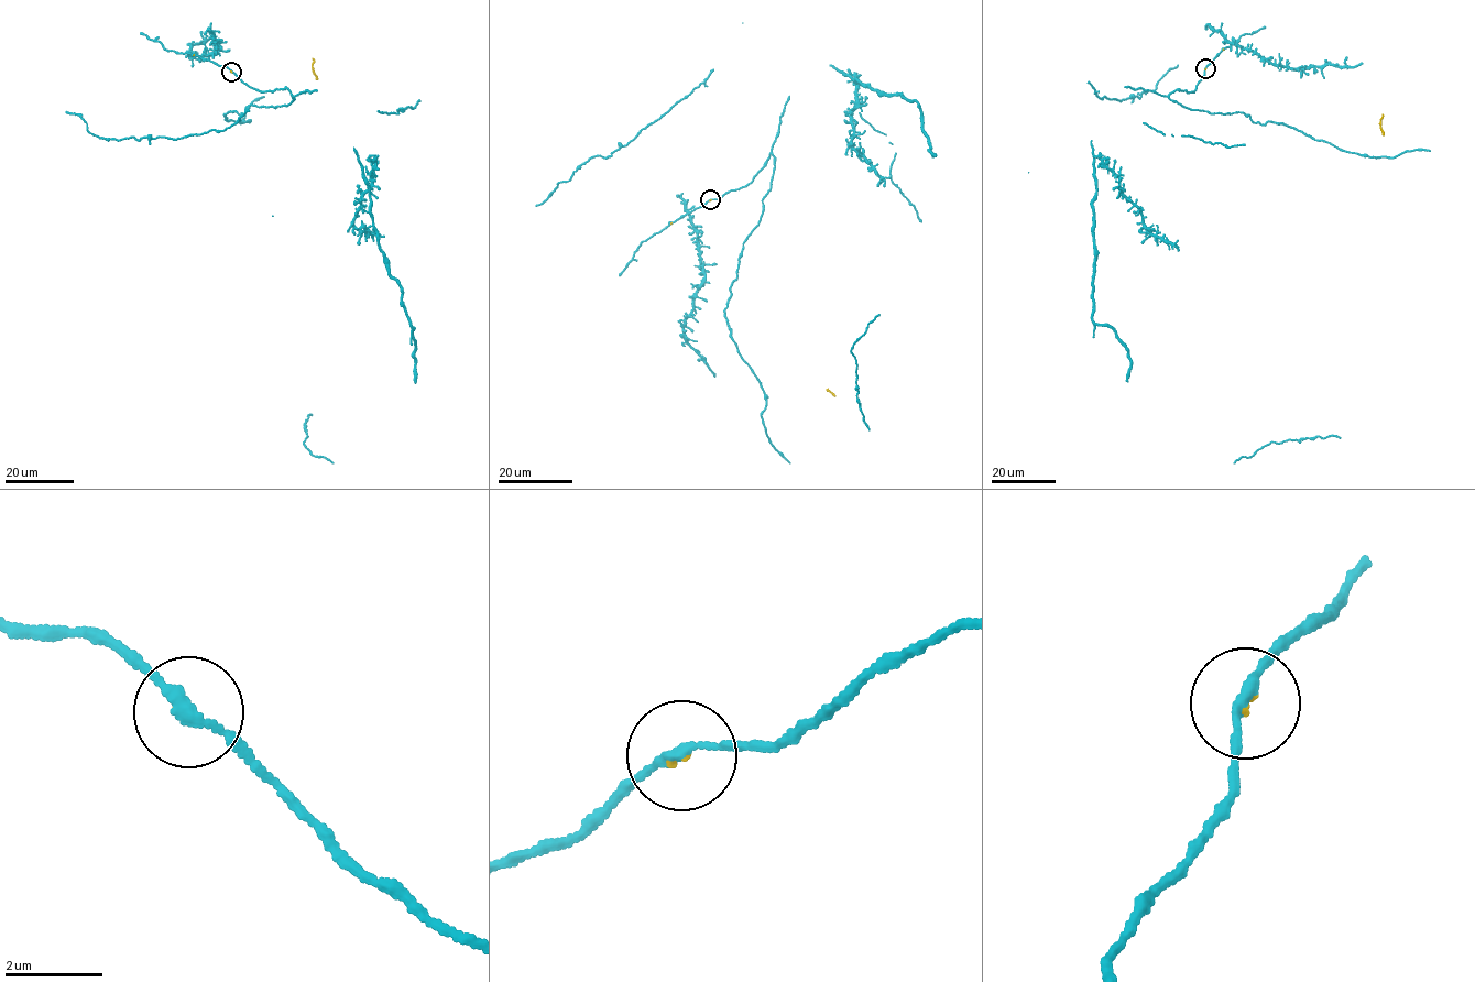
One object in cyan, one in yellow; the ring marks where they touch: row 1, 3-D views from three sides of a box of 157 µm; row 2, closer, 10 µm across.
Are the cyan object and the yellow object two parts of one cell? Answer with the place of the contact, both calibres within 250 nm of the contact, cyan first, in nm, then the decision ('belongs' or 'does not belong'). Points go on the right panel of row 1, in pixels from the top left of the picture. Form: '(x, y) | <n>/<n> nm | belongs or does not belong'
(1205, 68) | 240/60 nm | belongs

